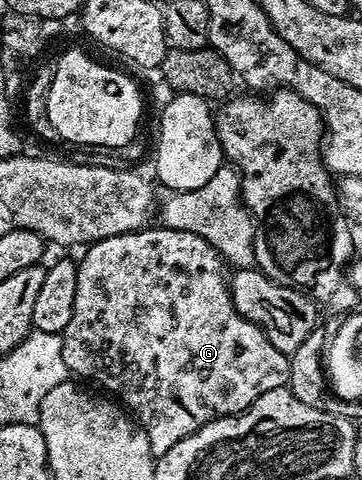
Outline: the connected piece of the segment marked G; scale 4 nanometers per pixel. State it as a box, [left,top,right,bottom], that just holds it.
[62,227,290,458]

